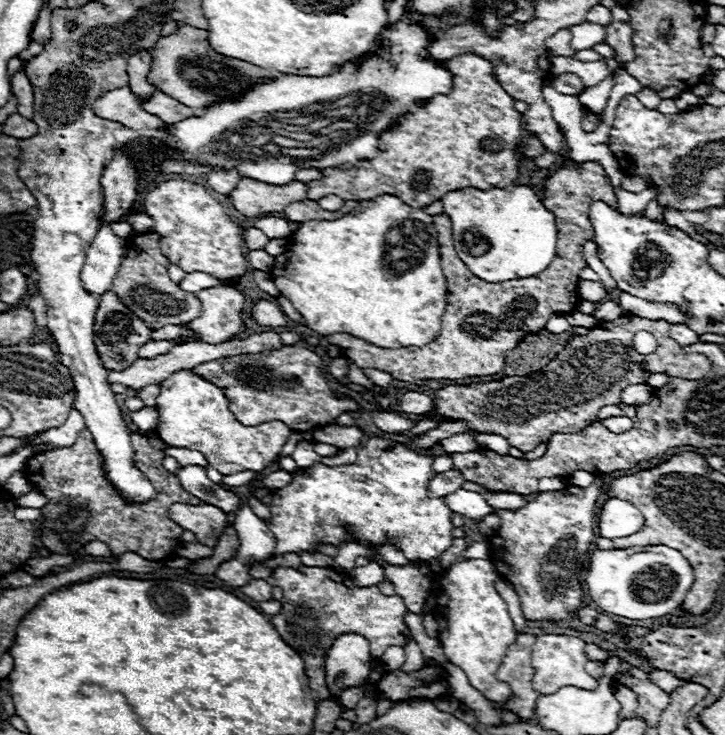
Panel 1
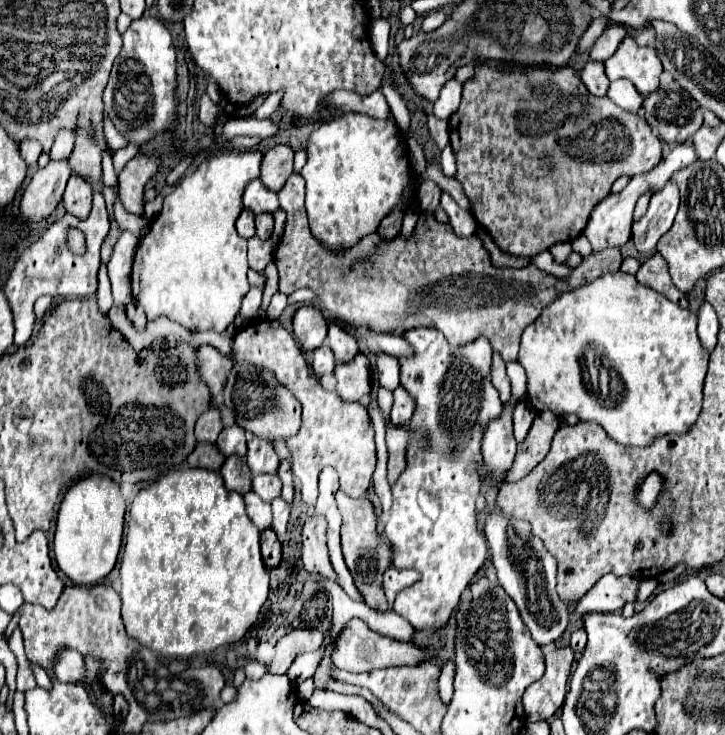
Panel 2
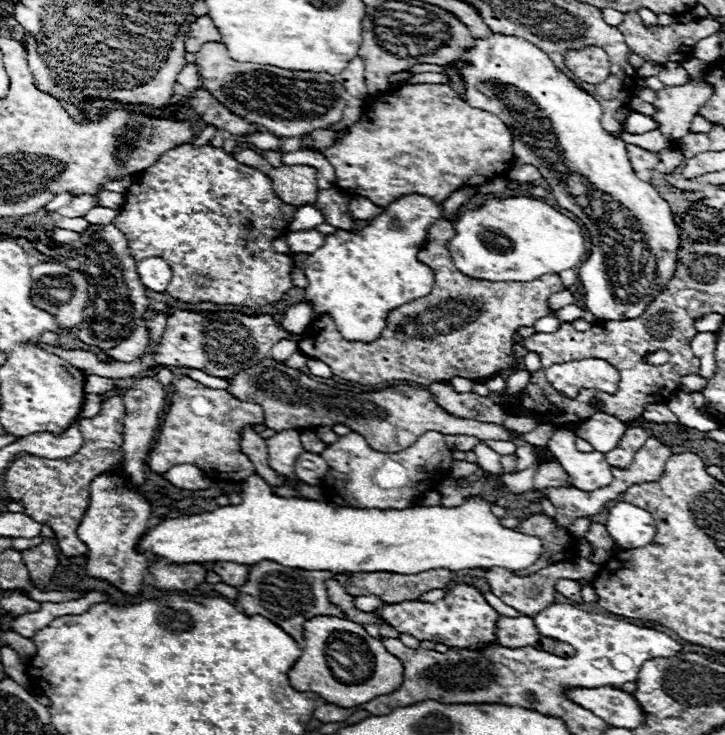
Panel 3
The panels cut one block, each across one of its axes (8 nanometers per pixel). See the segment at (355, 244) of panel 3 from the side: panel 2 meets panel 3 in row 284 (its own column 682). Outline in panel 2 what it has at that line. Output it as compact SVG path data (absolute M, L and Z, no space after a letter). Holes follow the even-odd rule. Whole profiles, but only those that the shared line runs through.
M616 272L616 274L606 274L600 276L598 280L580 286L576 290L564 292L560 294L554 302L550 302L542 314L536 318L536 322L532 322L524 334L522 334L522 344L520 344L520 356L518 362L524 366L526 376L528 376L528 402L534 406L534 410L550 410L558 416L564 414L578 414L580 420L588 422L596 422L600 424L608 436L612 440L616 440L618 444L624 446L648 446L654 438L662 436L662 434L676 433L681 434L687 432L692 424L696 422L702 408L702 384L704 384L704 376L706 376L706 366L708 366L708 350L700 344L700 338L696 334L696 314L692 314L688 308L682 308L676 302L670 302L664 294L642 286L636 282L634 276L624 274L624 272Z

